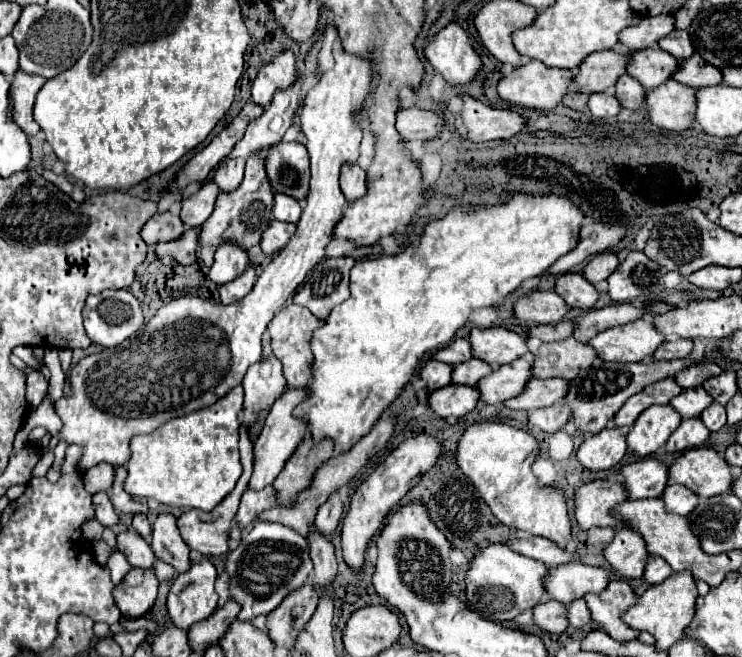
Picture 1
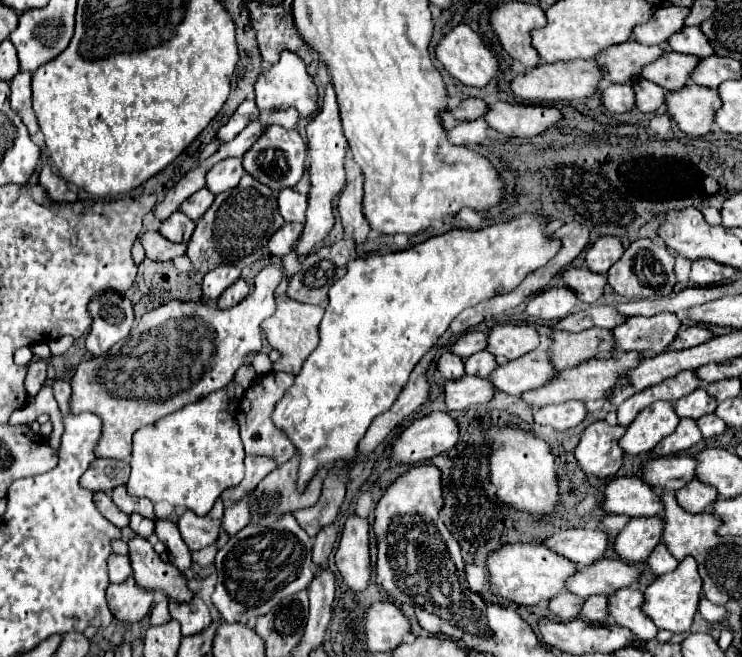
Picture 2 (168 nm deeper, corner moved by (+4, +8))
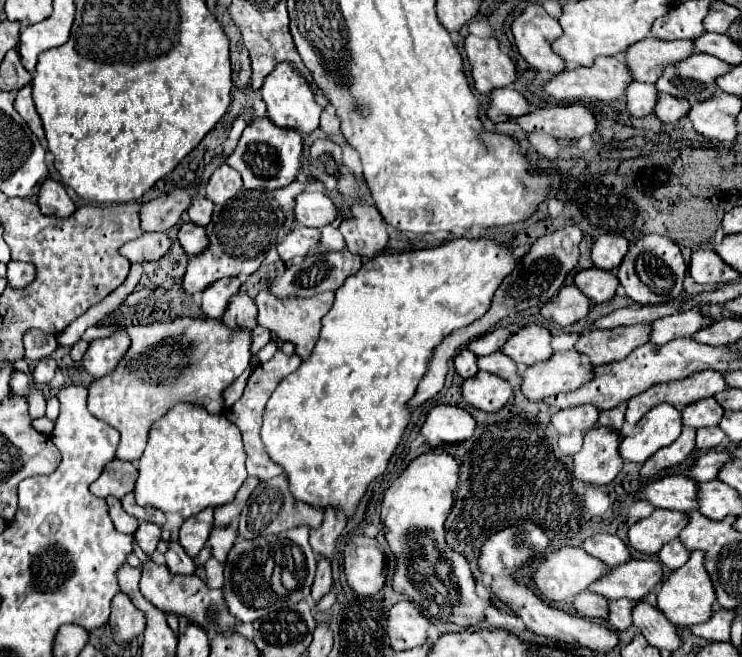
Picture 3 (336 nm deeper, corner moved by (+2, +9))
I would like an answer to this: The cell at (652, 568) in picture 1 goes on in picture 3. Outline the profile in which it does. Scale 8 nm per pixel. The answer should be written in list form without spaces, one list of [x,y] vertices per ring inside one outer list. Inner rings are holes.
[[[676,538],[676,540],[668,542],[668,544],[658,552],[658,556],[660,556],[660,562],[662,562],[664,566],[668,566],[670,570],[676,570],[676,568],[680,568],[682,564],[688,562],[690,550],[686,550],[684,544]]]

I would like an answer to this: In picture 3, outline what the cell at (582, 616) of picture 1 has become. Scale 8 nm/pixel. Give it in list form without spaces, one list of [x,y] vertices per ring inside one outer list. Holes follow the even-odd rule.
[[[628,598],[610,602],[610,616],[608,616],[610,626],[614,626],[616,630],[632,628],[632,608],[636,604],[638,604],[638,600],[628,600]]]

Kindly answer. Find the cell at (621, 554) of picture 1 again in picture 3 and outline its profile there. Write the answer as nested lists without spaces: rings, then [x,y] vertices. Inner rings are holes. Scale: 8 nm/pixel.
[[[658,508],[654,510],[654,514],[636,522],[630,528],[628,532],[630,546],[646,554],[656,554],[664,544],[678,538],[684,524],[688,524],[686,512],[670,512]]]

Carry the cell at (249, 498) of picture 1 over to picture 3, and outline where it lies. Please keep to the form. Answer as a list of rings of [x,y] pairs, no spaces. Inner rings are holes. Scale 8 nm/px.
[[[234,526],[212,530],[212,534],[210,534],[212,556],[214,556],[220,564],[226,562],[226,556],[228,556],[228,552],[230,552],[230,548],[232,548],[236,536],[238,536],[238,534],[236,534],[236,528],[234,528]]]

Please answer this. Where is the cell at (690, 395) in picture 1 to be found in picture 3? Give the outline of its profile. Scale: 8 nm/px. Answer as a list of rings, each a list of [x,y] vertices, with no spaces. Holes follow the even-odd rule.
[[[714,398],[708,400],[700,400],[696,404],[688,404],[682,410],[682,422],[688,428],[710,428],[710,426],[718,426],[722,420],[724,410],[720,408],[720,404]]]

